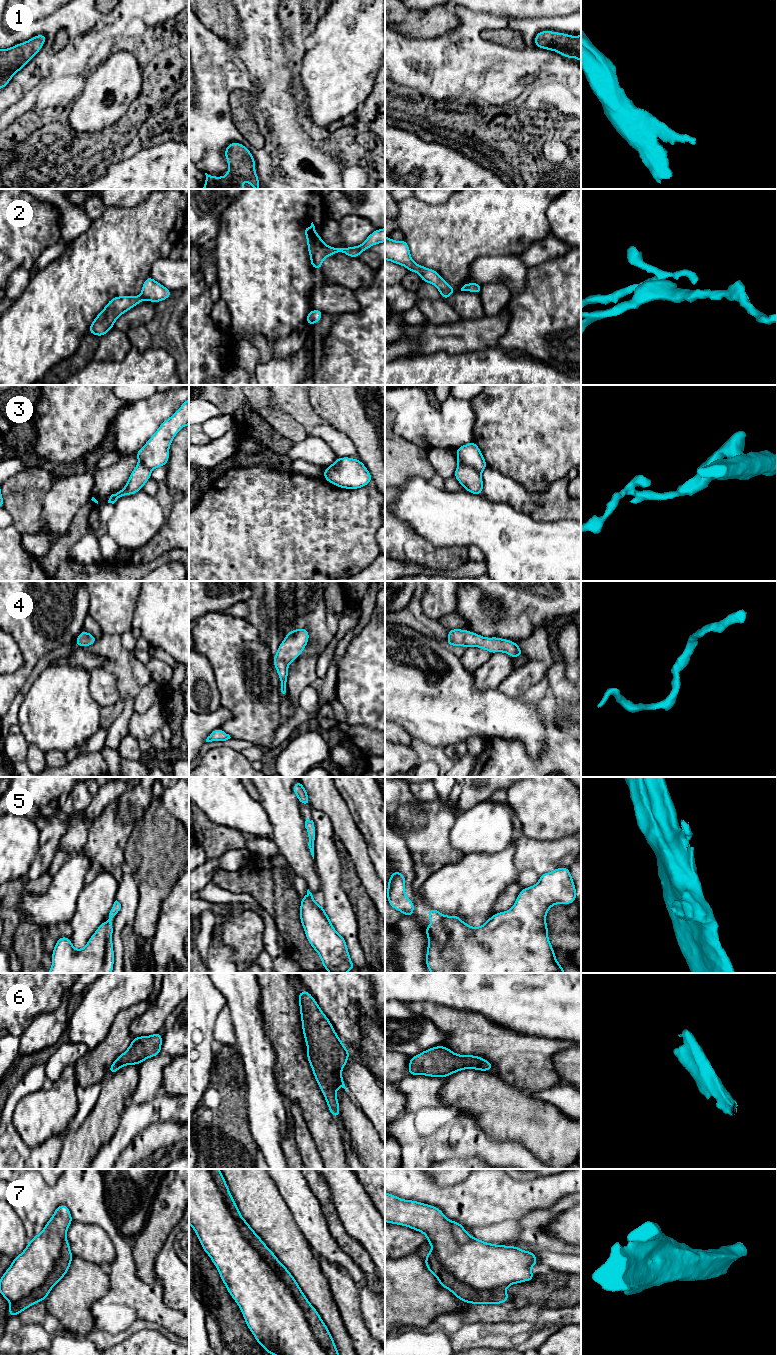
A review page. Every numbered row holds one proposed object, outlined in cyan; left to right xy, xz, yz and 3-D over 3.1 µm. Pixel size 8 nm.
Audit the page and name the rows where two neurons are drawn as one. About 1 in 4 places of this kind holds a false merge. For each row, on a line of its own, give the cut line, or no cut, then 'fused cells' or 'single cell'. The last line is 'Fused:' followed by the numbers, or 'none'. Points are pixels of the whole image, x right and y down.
1: no cut; single cell
2: cut in xz along (336, 248), (339, 251); fused cells
3: cut in yz along (458, 464), (469, 466), (480, 473); fused cells
4: no cut; single cell
5: no cut; single cell
6: no cut; single cell
7: cut in xz along (210, 1169), (243, 1237), (284, 1283), (327, 1354); fused cells
Fused: 2, 3, 7

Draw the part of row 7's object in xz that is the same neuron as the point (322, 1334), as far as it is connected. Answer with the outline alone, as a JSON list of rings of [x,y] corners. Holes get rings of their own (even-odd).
[[[211,1169],[211,1173],[244,1238],[259,1253],[261,1258],[271,1268],[271,1270],[285,1283],[289,1291],[292,1293],[295,1301],[303,1310],[304,1316],[319,1345],[327,1355],[339,1355],[329,1329],[321,1319],[317,1310],[308,1301],[292,1274],[250,1227],[249,1223],[242,1217],[221,1171],[219,1169]]]

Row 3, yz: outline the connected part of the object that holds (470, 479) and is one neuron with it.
[[[458,465],[453,476],[466,491],[475,495],[482,495],[483,479],[481,473],[468,466]]]

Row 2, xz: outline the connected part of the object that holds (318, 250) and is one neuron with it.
[[[313,222],[310,227],[304,227],[303,232],[306,235],[308,252],[310,255],[311,267],[322,270],[322,262],[327,256],[333,256],[338,253],[338,249],[326,245],[317,234]]]

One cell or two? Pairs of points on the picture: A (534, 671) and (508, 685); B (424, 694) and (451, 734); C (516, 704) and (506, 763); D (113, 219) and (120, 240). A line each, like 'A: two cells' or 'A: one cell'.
A: one cell
B: one cell
C: two cells
D: one cell

